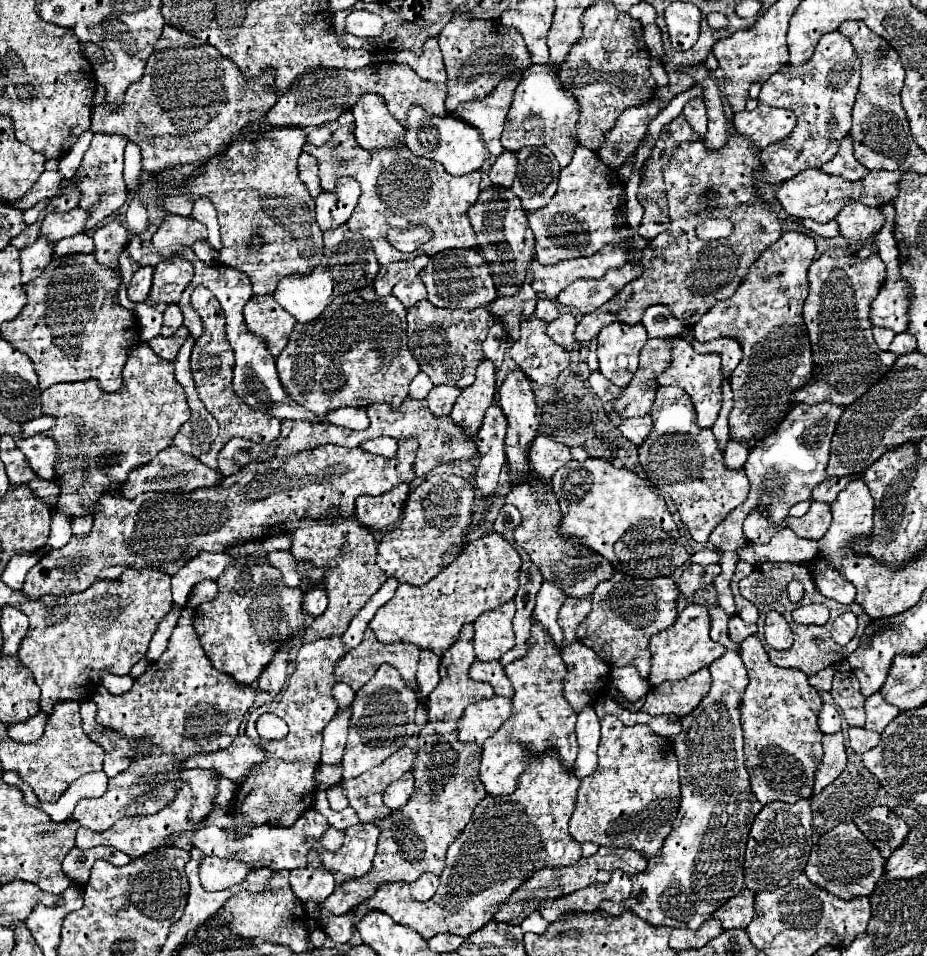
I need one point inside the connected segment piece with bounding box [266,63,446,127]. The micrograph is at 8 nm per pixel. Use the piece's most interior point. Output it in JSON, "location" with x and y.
{"location":[317,98]}

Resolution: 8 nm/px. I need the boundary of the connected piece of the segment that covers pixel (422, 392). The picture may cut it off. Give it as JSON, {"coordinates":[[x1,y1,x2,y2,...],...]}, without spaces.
{"coordinates":[[420,371,420,373,412,379,412,383,410,383,410,397,414,397,414,399,424,399,432,387,434,387,434,385,432,385,430,377,428,377,424,371]]}

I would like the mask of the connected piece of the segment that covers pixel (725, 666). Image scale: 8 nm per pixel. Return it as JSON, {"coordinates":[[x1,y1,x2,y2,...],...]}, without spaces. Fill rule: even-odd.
{"coordinates":[[726,651,722,657,718,657,712,665,710,665,710,673,712,673,712,689,708,691,708,695,702,699,702,703,698,705,696,713,692,711,690,715,686,715,682,719,682,733,674,739,674,753,676,753,676,759,678,759,678,765,680,765,680,783,682,783,682,797,680,797,680,809,678,809,678,815,672,823,672,831,670,835,666,837,666,843,662,845,660,853,650,857,648,861,648,867,646,871,642,873,634,873,630,879,632,879,632,891,638,895,640,891,644,891,644,899,636,903,636,895,634,897,628,897,626,901,620,901,620,903,614,903,614,901,602,901,598,909,610,913,610,915,620,915,624,909,630,909,634,911,640,919,644,919,646,923,650,925,668,925,668,927,688,927,688,929,698,929,702,925,704,919,708,919,718,907,722,907,722,903,726,903,726,899,738,895,738,891,744,889,744,877,742,877,742,863,744,863,744,847,746,847,746,839,748,839,748,831,750,831,750,825,754,821,754,817,758,815,758,811,762,809,762,803,754,797,752,789,750,789,750,781,748,781,748,771,744,767,744,753,742,753,742,727,740,727,740,701,742,701,742,695,744,695,744,689,746,689,746,683,748,683,748,677,746,677,746,667,744,667,744,661,742,661,742,655,738,651]]}

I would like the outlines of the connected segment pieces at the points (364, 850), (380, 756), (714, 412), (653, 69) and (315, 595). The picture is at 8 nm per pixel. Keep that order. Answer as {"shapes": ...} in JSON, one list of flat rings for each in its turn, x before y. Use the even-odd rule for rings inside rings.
{"shapes":[[[374,823,354,825,345,831,345,844,330,853,318,847,322,867,326,871,340,871,346,877,364,877,372,869,372,859,376,853,376,839,380,827]],[[380,665,374,677,356,693,350,709,350,733,348,733,348,745,342,759,342,777,352,779,368,771,370,767,380,765,386,757,396,753,402,747,400,737,414,735,414,711,416,711,418,699,416,695,406,687,398,671,390,665],[366,725,378,725,378,727,366,727]],[[670,337,668,341,672,343,672,351,670,351,672,353,672,361,668,363,666,371,658,375,656,381,660,385,678,385,678,387,682,387,692,397,692,403,696,407,698,425,700,427,712,427,716,417,718,417,718,413,720,413,720,407,722,407,724,373,722,373,720,355,696,353,684,337]],[[650,59,650,73,652,73,652,77,656,79,658,89,662,89,664,85,668,85,668,73,664,71,662,63,656,63,656,59]],[[322,585,304,593,304,611,312,617,322,615,322,611,326,609,326,603,328,603,328,595]]]}

